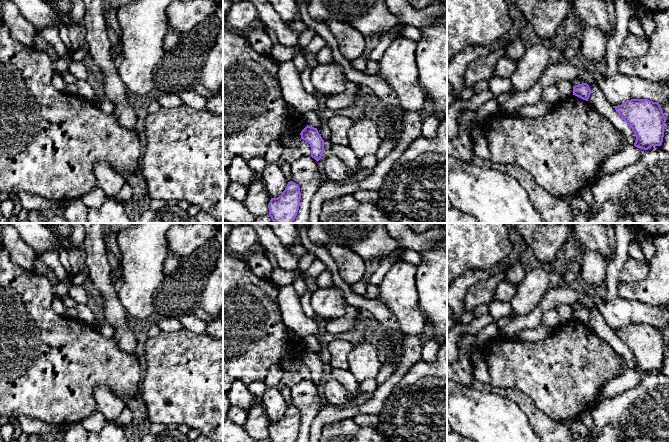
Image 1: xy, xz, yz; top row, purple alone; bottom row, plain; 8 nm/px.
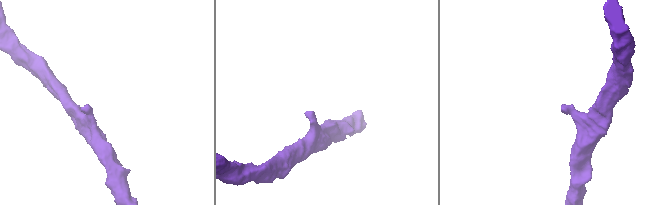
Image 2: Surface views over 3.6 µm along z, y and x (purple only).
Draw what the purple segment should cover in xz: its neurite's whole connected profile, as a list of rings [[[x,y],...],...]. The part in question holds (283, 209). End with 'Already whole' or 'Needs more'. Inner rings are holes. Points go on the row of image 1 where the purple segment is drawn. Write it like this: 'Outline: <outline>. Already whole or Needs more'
Outline: [[[293,181],[288,182],[285,190],[277,198],[271,198],[268,208],[273,223],[292,223],[300,206],[300,187]]]. Already whole

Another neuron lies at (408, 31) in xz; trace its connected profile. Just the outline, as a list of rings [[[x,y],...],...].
[[[404,25],[402,28],[402,35],[406,38],[419,42],[422,38],[422,33],[419,28],[411,25]]]

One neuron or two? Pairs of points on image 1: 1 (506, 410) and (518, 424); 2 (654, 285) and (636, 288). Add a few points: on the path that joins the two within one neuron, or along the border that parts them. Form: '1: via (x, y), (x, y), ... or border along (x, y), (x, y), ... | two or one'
1: via (507, 413), (515, 421) | one
2: via (650, 288), (640, 288) | one

